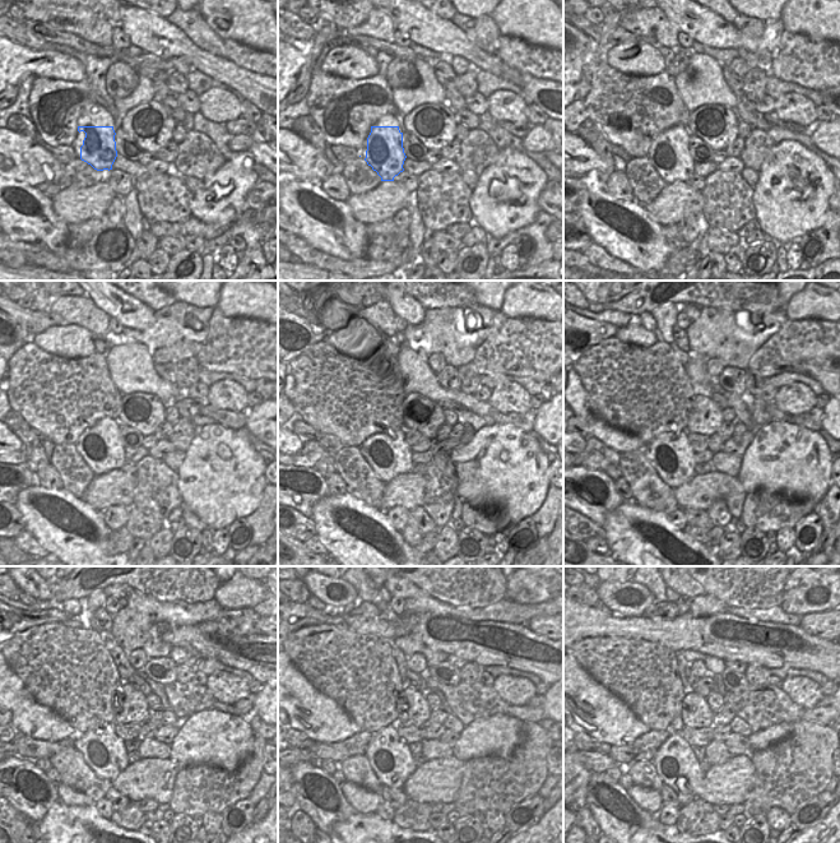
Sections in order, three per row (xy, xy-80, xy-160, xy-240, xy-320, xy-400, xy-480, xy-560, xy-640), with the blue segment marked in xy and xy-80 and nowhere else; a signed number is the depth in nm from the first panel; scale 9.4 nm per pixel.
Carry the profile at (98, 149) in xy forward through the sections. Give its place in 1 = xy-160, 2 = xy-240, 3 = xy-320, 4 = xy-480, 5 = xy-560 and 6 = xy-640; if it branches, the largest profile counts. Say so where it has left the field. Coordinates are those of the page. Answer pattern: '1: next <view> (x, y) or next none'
1: next xy-160 (671, 158)
2: next xy-240 (101, 447)
3: next xy-320 (386, 453)
4: next xy-480 (103, 751)
5: next xy-560 (389, 756)
6: next xy-640 (676, 764)

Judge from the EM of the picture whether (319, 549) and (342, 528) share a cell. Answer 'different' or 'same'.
different

